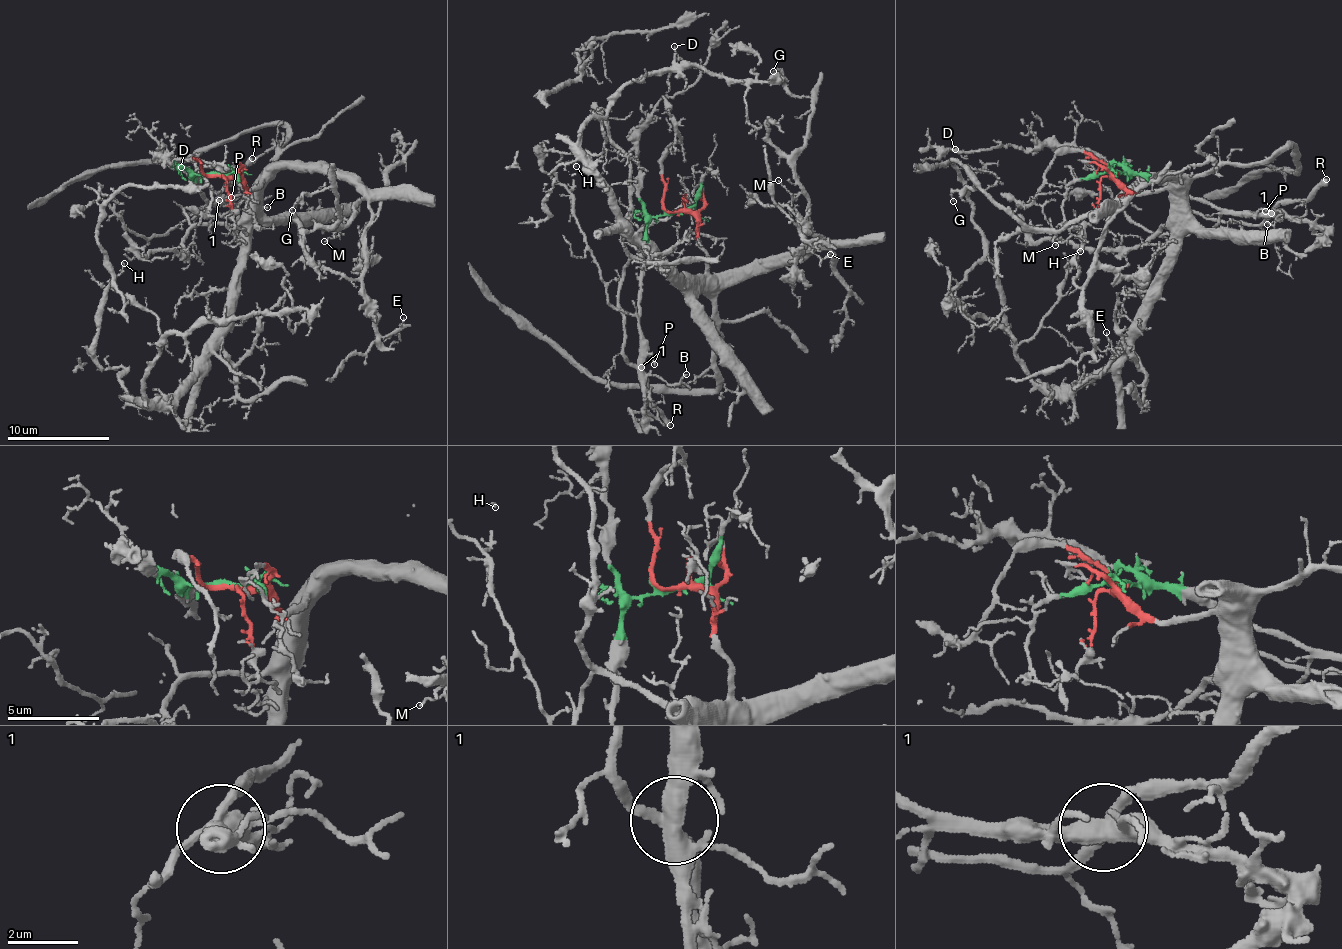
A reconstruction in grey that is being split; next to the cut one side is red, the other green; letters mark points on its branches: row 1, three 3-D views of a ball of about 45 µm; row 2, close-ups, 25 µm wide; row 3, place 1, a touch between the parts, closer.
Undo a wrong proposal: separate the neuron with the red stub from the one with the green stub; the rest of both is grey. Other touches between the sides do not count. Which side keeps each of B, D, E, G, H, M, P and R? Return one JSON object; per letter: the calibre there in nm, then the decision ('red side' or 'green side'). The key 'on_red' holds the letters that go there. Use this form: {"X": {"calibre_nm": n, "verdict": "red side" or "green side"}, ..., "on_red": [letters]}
{"B": {"calibre_nm": 120, "verdict": "green side"}, "D": {"calibre_nm": 120, "verdict": "green side"}, "E": {"calibre_nm": 120, "verdict": "red side"}, "G": {"calibre_nm": 110, "verdict": "red side"}, "H": {"calibre_nm": 120, "verdict": "red side"}, "M": {"calibre_nm": 110, "verdict": "red side"}, "P": {"calibre_nm": 150, "verdict": "green side"}, "R": {"calibre_nm": 440, "verdict": "red side"}, "on_red": ["E", "G", "H", "M", "R"]}

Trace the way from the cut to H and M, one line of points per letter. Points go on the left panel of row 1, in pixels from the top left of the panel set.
H: (215, 175), (261, 181), (249, 252), (232, 327), (172, 394), (146, 399), (158, 322), (110, 284), (125, 263)
M: (215, 175), (233, 175), (247, 187), (261, 184), (279, 168), (341, 170), (363, 196), (339, 233), (324, 242)

